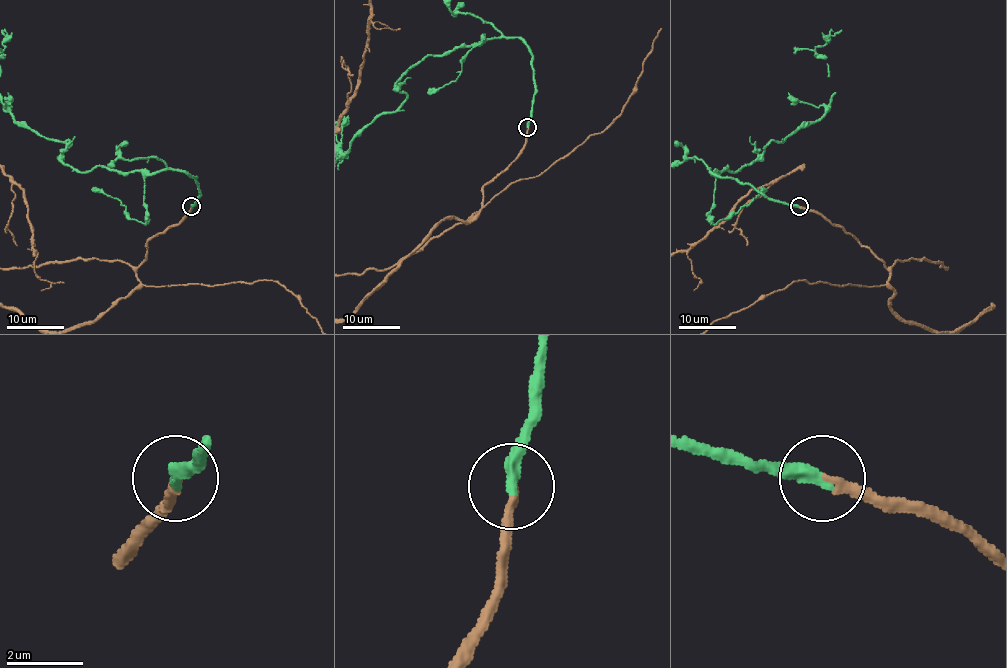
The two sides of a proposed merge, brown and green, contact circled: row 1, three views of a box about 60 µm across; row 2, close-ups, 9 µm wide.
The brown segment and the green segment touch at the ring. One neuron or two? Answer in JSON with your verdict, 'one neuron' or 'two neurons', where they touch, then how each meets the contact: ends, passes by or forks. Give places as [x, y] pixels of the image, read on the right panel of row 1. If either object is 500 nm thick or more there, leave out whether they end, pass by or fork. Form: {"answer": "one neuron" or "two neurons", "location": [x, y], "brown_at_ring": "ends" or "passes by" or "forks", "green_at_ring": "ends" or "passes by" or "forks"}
{"answer": "one neuron", "location": [799, 206], "brown_at_ring": "ends", "green_at_ring": "ends"}

